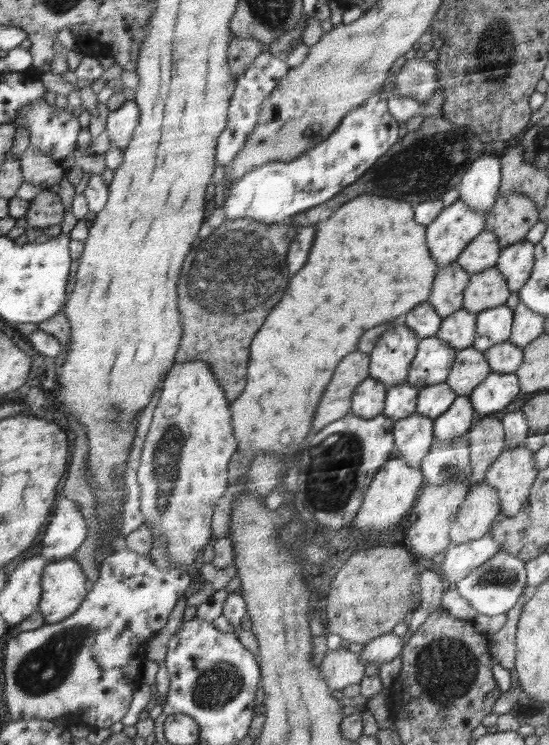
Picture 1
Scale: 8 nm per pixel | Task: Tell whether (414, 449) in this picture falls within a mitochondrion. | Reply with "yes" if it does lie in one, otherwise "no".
no

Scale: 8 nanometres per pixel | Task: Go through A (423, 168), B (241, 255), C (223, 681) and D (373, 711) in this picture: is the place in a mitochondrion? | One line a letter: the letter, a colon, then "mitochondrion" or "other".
A: mitochondrion
B: mitochondrion
C: mitochondrion
D: other

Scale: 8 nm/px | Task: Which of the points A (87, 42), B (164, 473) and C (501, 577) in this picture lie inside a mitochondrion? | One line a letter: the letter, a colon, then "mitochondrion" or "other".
A: other
B: mitochondrion
C: mitochondrion

